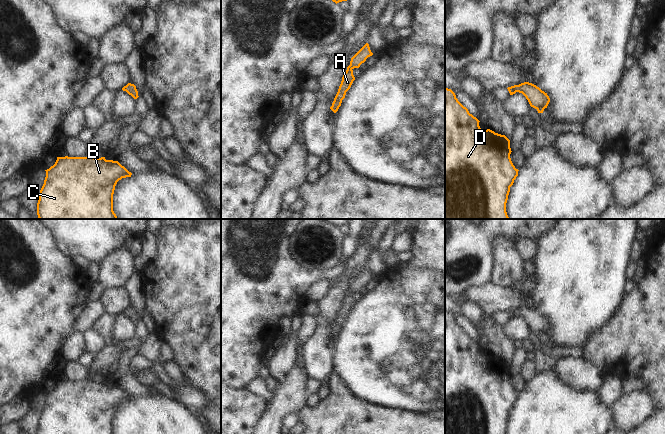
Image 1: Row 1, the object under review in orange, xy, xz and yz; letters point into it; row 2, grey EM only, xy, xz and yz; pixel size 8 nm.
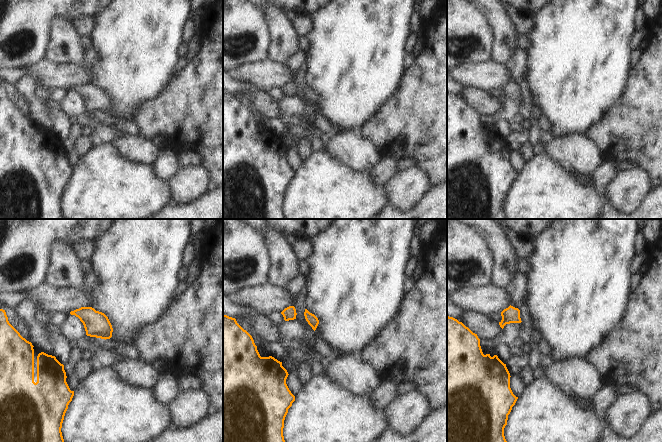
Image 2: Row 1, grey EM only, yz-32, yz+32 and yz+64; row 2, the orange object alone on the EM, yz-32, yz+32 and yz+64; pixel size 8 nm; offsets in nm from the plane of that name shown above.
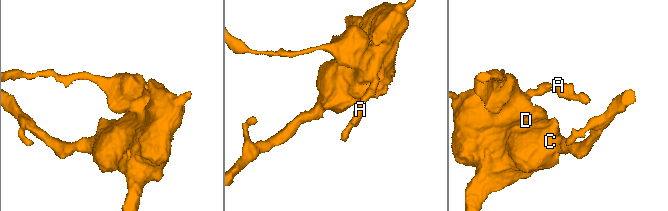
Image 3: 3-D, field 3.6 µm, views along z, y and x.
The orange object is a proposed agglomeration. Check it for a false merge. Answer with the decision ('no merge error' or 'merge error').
no merge error

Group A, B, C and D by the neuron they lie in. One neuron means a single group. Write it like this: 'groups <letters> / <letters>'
groups A B C D

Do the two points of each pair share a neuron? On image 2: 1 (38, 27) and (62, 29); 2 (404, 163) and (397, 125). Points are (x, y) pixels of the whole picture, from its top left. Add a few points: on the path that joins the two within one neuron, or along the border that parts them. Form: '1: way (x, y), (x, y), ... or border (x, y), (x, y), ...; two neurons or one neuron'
1: border (68, 19), (56, 17), (53, 20), (45, 51); two neurons
2: border (398, 158), (413, 157), (418, 163); two neurons

